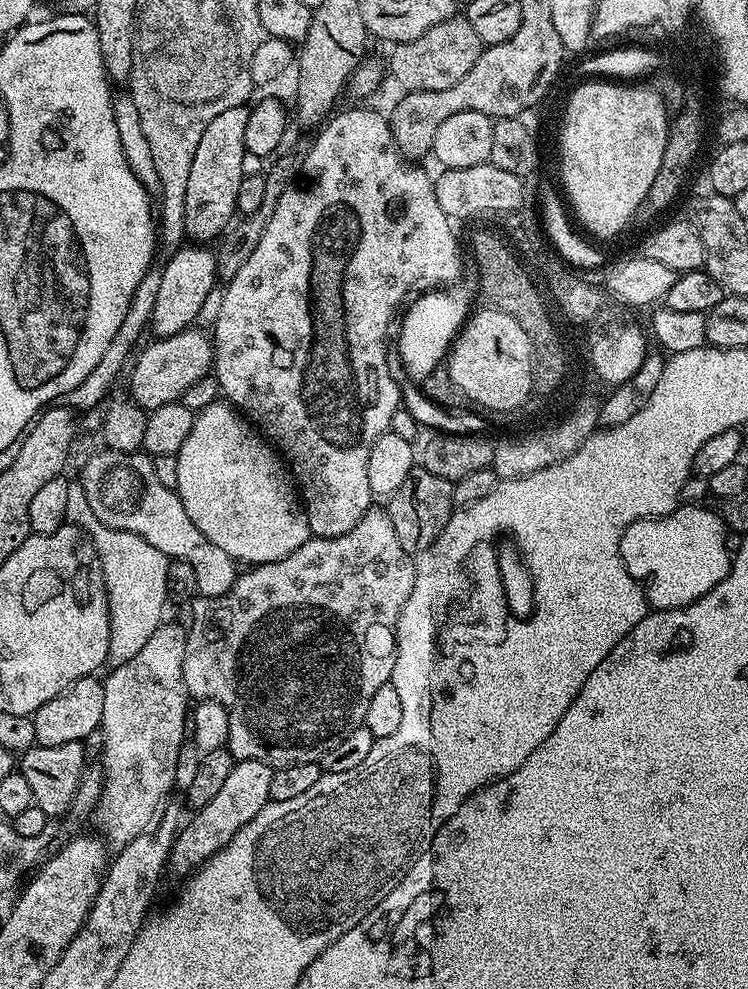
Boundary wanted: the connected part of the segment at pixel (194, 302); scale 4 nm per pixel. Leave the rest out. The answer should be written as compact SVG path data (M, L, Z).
M181 246L175 254L167 257L161 269L158 298L155 299L150 332L153 337L173 336L193 327L197 323L200 311L212 292L212 287L218 284L216 274L215 251L208 252L204 246Z

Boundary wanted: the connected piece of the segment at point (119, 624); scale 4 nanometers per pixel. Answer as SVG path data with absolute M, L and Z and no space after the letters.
M79 484L69 485L66 516L69 525L88 533L100 559L104 588L108 591L108 617L110 618L108 660L123 662L134 658L134 654L138 654L138 650L142 650L142 646L150 642L154 630L158 630L165 619L164 604L169 603L166 570L170 561L162 554L162 550L154 550L154 546L150 546L150 542L146 542L138 534L114 530L98 522Z

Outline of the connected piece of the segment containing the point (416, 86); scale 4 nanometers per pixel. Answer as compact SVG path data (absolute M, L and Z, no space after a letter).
M455 14L430 27L421 37L395 45L391 51L392 57L386 63L386 68L390 76L396 79L397 86L404 92L421 92L446 90L446 86L454 86L454 82L463 78L466 70L478 62L482 45L467 15Z

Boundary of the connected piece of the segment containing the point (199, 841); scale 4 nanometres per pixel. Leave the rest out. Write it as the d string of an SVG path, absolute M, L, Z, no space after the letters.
M238 760L235 761L230 770L230 775L226 778L225 784L207 806L202 806L195 813L196 816L188 825L185 823L183 827L177 831L176 840L172 844L172 853L168 855L168 868L176 876L191 877L192 873L203 866L204 861L208 860L218 850L222 850L234 838L234 834L238 830L242 830L242 826L246 826L246 822L250 822L250 818L257 816L264 807L270 803L268 795L270 794L270 778L273 774L271 768L266 762L258 762L257 760Z

